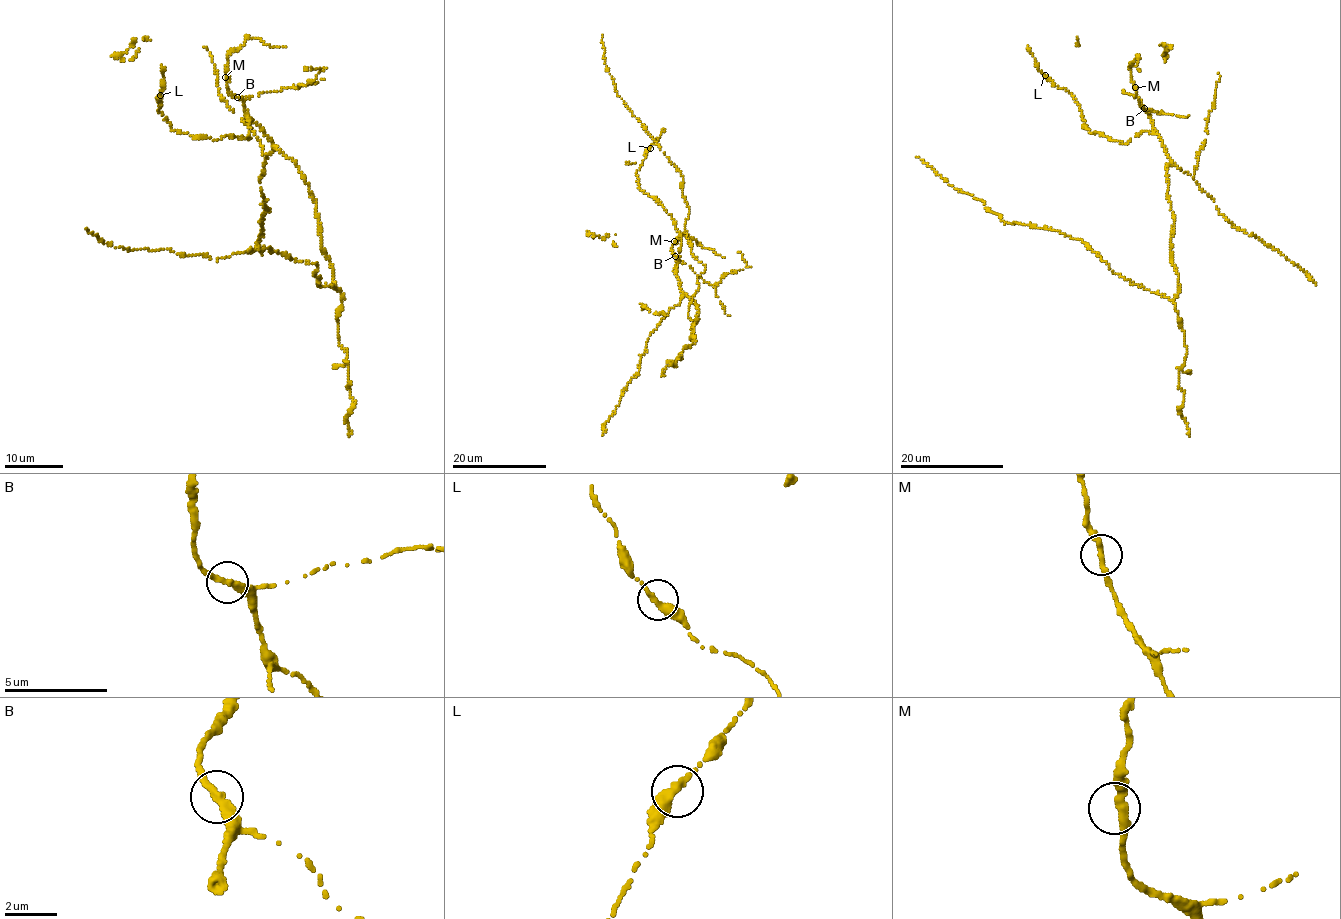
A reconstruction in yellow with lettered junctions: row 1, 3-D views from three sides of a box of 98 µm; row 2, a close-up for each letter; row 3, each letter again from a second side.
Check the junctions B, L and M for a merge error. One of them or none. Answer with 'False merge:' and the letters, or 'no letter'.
False merge: no letter

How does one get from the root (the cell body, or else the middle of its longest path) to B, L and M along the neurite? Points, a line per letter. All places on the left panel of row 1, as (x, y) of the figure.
B: (334, 273), (322, 247), (320, 222), (308, 182), (295, 163), (250, 119), (244, 101), (236, 96)
L: (334, 273), (308, 182), (261, 127), (248, 121), (249, 139), (195, 138), (172, 128), (158, 109), (160, 95)
M: (334, 273), (322, 247), (320, 222), (308, 182), (296, 164), (246, 114), (244, 101), (229, 91), (225, 77)

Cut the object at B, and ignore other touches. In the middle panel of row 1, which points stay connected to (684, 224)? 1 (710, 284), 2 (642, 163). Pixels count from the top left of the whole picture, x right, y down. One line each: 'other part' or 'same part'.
1: other part
2: other part

